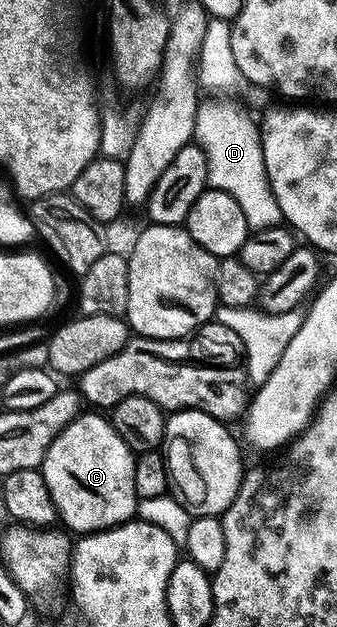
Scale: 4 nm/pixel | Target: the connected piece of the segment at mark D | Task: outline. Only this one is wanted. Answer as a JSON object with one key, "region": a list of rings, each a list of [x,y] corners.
{"region":[[[223,103],[202,104],[194,123],[194,142],[206,153],[208,184],[225,191],[240,204],[250,230],[267,229],[282,222],[282,213],[273,195],[264,165],[260,126],[243,112]]]}

